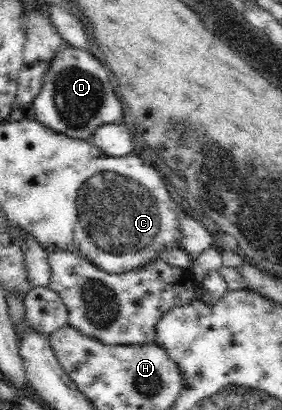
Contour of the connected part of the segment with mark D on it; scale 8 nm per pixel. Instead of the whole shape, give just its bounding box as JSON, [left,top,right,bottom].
[32,44,123,140]

